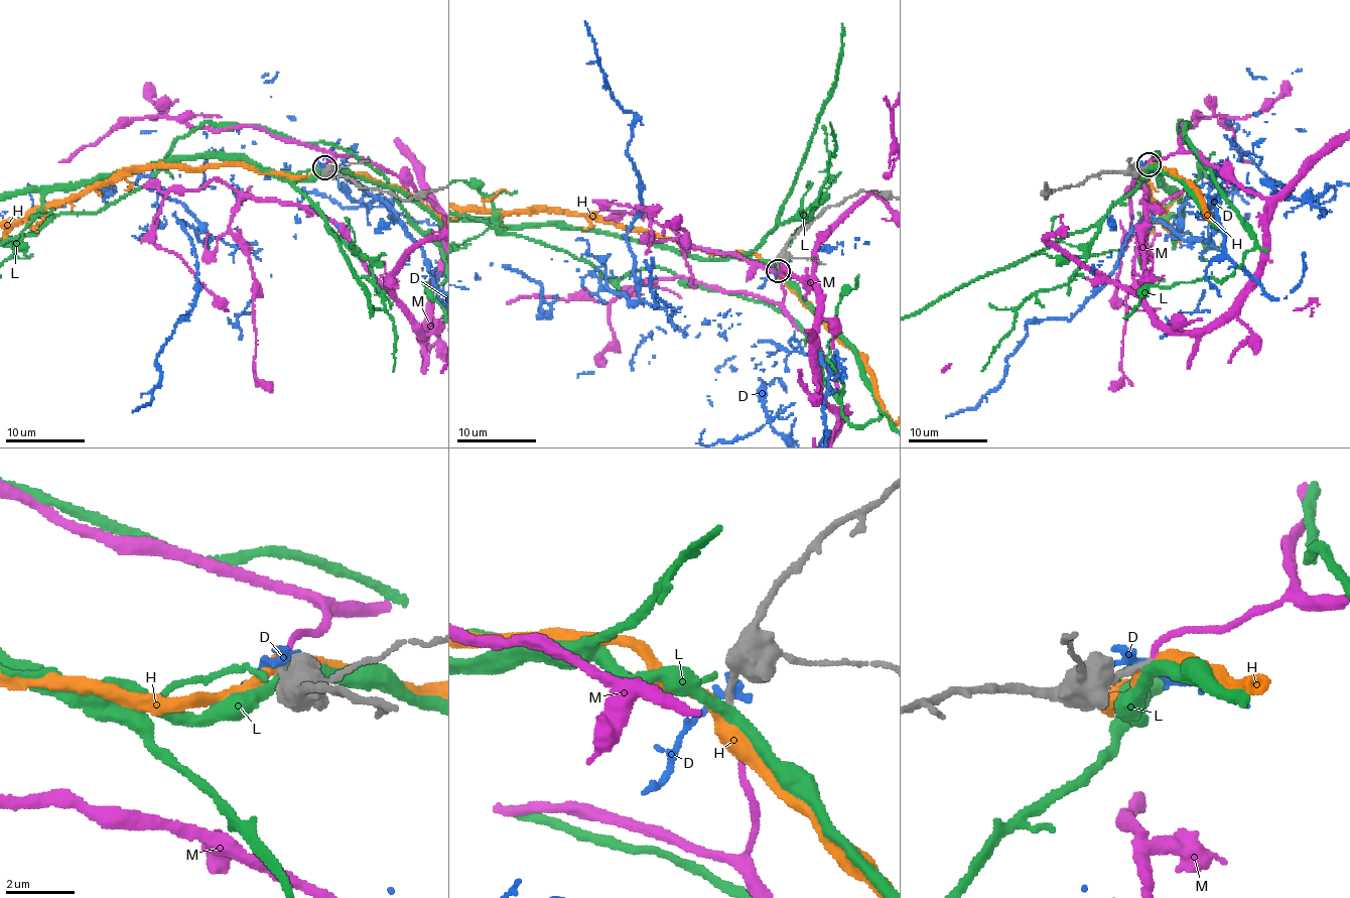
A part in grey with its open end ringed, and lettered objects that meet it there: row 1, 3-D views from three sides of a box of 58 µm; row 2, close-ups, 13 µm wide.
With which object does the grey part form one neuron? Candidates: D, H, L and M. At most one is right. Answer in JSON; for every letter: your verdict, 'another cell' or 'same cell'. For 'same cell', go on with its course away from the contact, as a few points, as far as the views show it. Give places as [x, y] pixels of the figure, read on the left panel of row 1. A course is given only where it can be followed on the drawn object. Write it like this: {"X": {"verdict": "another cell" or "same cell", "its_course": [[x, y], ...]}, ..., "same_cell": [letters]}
{"D": {"verdict": "another cell"}, "H": {"verdict": "another cell"}, "L": {"verdict": "another cell"}, "M": {"verdict": "same cell"}, "same_cell": ["M"]}

